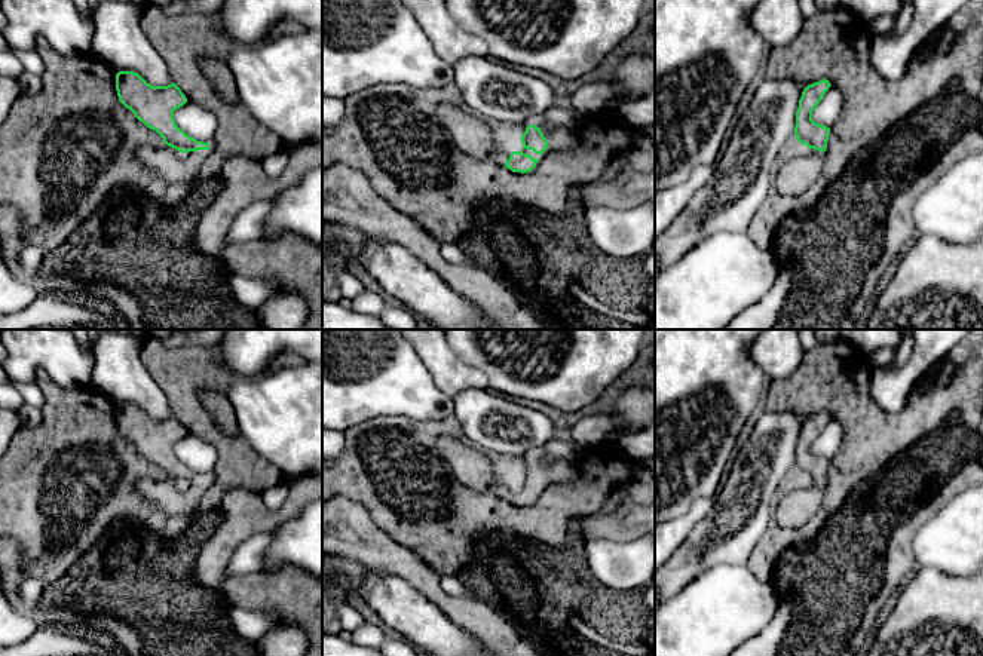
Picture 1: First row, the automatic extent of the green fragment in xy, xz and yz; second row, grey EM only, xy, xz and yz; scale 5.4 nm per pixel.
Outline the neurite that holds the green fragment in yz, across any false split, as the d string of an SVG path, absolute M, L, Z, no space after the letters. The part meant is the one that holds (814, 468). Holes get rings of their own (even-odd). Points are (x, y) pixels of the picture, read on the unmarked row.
M823 411L808 417L802 424L796 444L794 466L796 472L806 481L784 487L774 506L774 516L784 528L805 525L823 503L830 460L815 456L812 444L830 419L830 414Z

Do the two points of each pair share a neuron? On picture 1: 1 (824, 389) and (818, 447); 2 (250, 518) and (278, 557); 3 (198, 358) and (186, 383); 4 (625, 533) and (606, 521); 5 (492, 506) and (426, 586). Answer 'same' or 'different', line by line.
1: different
2: different
3: same
4: same
5: different

